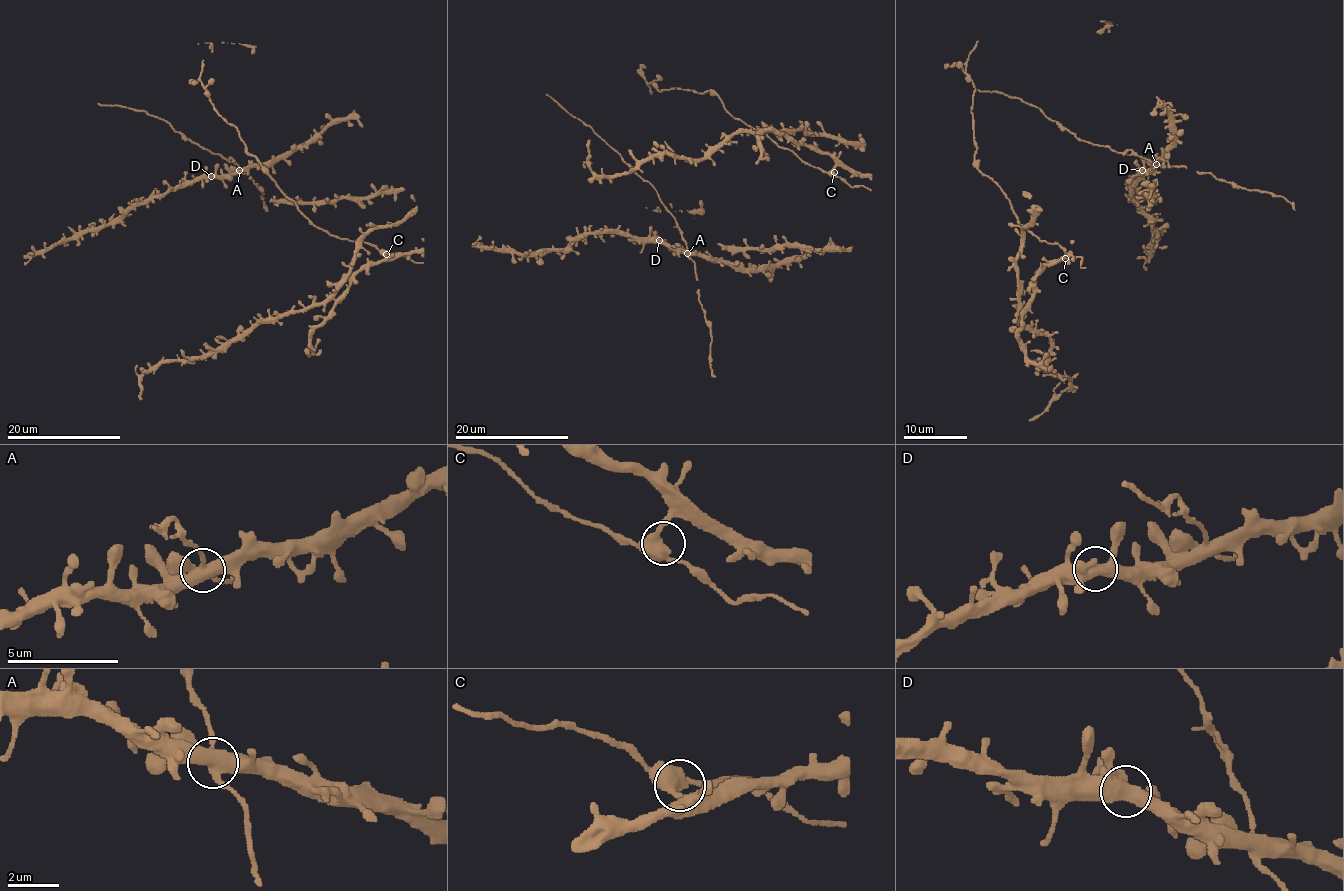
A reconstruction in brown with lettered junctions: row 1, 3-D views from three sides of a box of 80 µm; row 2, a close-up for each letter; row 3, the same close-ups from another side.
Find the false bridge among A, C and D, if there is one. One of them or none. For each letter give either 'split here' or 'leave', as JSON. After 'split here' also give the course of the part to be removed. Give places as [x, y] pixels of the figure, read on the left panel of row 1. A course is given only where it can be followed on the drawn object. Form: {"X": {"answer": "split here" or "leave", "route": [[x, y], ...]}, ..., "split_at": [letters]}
{"A": {"answer": "leave"}, "C": {"answer": "leave"}, "D": {"answer": "leave"}, "split_at": []}

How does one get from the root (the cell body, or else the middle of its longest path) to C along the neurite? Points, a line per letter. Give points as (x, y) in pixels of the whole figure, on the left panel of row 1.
C: (255, 157), (275, 184), (315, 225), (340, 238), (372, 244), (386, 254)

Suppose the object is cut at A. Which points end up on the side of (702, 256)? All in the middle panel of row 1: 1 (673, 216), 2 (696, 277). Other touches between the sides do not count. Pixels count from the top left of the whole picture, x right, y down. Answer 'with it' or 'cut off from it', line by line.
1: cut off from it
2: cut off from it

